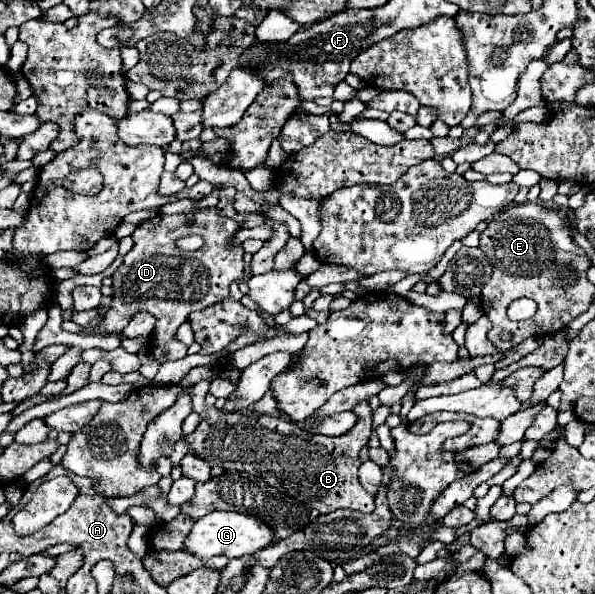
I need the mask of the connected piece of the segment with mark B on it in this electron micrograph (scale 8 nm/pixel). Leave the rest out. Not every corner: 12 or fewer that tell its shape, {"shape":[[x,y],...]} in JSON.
{"shape":[[367,402],[343,436],[205,406],[189,452],[263,476],[321,514],[373,510],[359,482]]}

